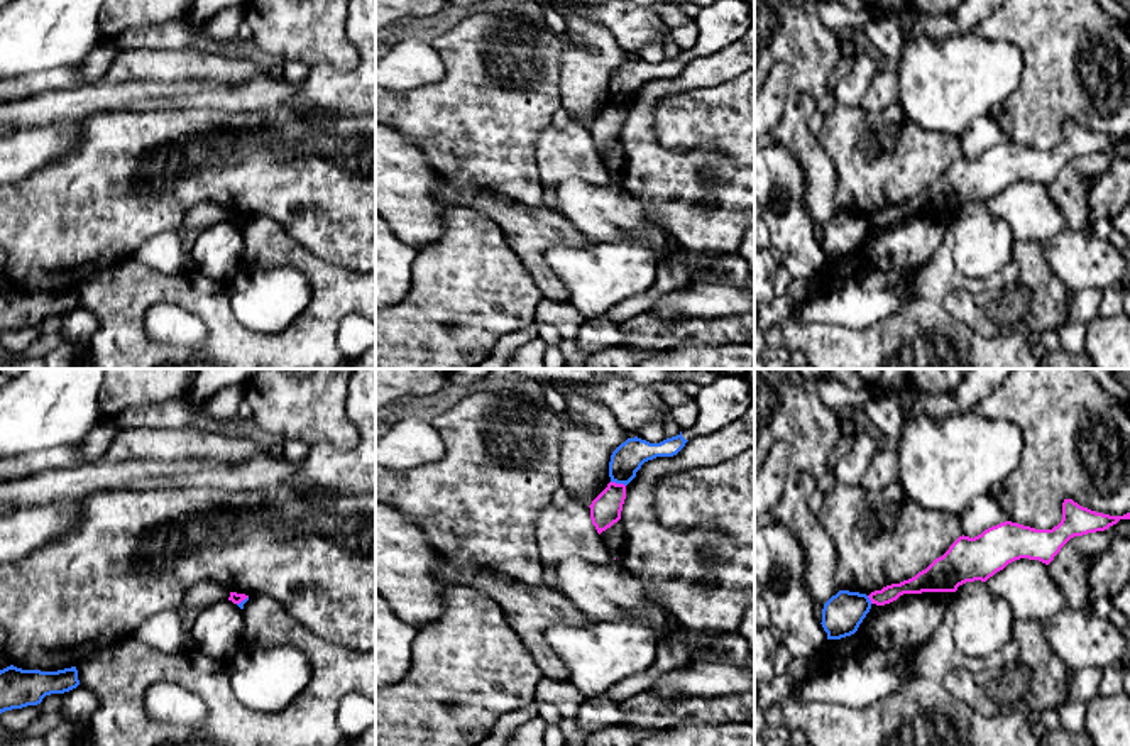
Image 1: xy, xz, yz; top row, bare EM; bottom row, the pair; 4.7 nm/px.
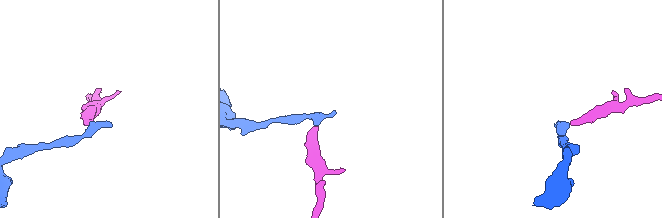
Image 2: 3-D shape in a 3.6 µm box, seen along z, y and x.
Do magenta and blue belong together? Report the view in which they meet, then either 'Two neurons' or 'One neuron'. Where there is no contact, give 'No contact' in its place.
Touches magenta in xz. Two neurons

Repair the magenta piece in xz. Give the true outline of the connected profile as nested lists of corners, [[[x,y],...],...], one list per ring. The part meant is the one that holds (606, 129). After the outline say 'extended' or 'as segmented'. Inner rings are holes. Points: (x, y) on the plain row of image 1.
[[[609,103],[607,108],[592,122],[590,140],[601,156],[621,140],[623,125],[626,120],[626,107]]]; as segmented

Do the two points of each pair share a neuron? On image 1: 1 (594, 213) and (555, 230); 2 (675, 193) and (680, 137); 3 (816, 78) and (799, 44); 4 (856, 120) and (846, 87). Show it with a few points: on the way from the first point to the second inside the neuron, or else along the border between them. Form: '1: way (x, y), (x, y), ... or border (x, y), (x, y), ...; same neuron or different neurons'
1: border (557, 212), (591, 241); different neurons
2: border (653, 120), (657, 139), (665, 148), (682, 154); different neurons
3: way (811, 70), (811, 56), (807, 53); same neuron
4: border (838, 102), (858, 107); different neurons

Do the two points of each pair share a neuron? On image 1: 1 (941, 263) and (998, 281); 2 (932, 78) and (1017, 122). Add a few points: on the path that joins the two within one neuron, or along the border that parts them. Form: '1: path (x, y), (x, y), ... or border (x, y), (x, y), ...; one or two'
1: path (954, 276), (963, 283), (985, 283); one
2: border (1019, 78), (1014, 92), (992, 114); two

